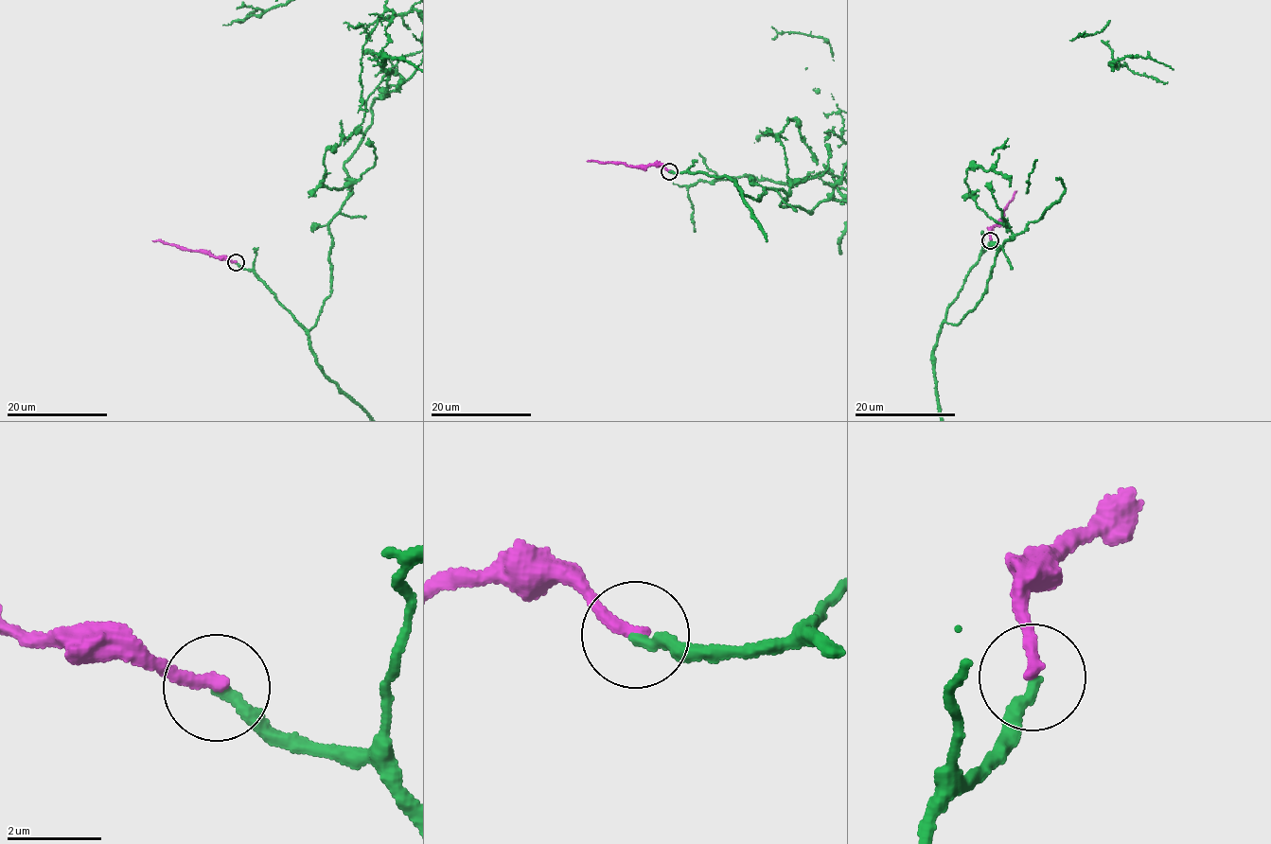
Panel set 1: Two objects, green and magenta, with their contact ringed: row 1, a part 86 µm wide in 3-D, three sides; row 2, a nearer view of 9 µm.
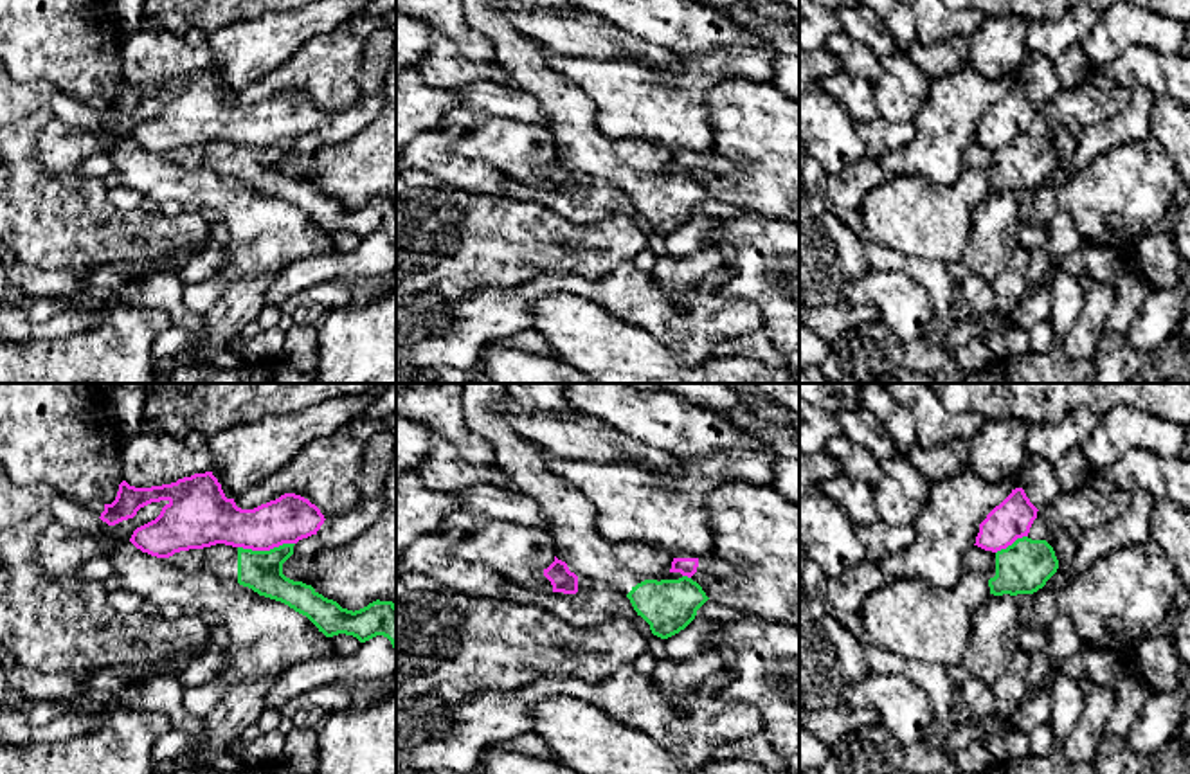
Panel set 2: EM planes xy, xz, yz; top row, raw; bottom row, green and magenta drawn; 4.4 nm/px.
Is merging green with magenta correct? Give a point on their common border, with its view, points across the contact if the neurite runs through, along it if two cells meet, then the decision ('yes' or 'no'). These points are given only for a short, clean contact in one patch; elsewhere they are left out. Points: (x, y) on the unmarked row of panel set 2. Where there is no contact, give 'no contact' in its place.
xy (265, 148) | along xy (294, 139), (283, 139), (269, 146), (238, 144) | no

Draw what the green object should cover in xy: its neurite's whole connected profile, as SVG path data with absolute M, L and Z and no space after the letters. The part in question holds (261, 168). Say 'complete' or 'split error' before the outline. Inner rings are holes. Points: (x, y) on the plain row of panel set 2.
split error; M216 140L202 146L203 167L288 202L306 212L326 234L346 230L365 239L383 232L396 245L396 202L376 196L353 209L324 194L311 182L286 175L283 160L293 151L293 142L283 140L270 148L252 148Z

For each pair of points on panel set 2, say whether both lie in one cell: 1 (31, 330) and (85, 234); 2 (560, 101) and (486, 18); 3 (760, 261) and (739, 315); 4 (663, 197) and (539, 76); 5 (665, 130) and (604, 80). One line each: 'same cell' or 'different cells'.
1: different cells
2: same cell
3: different cells
4: same cell
5: same cell

